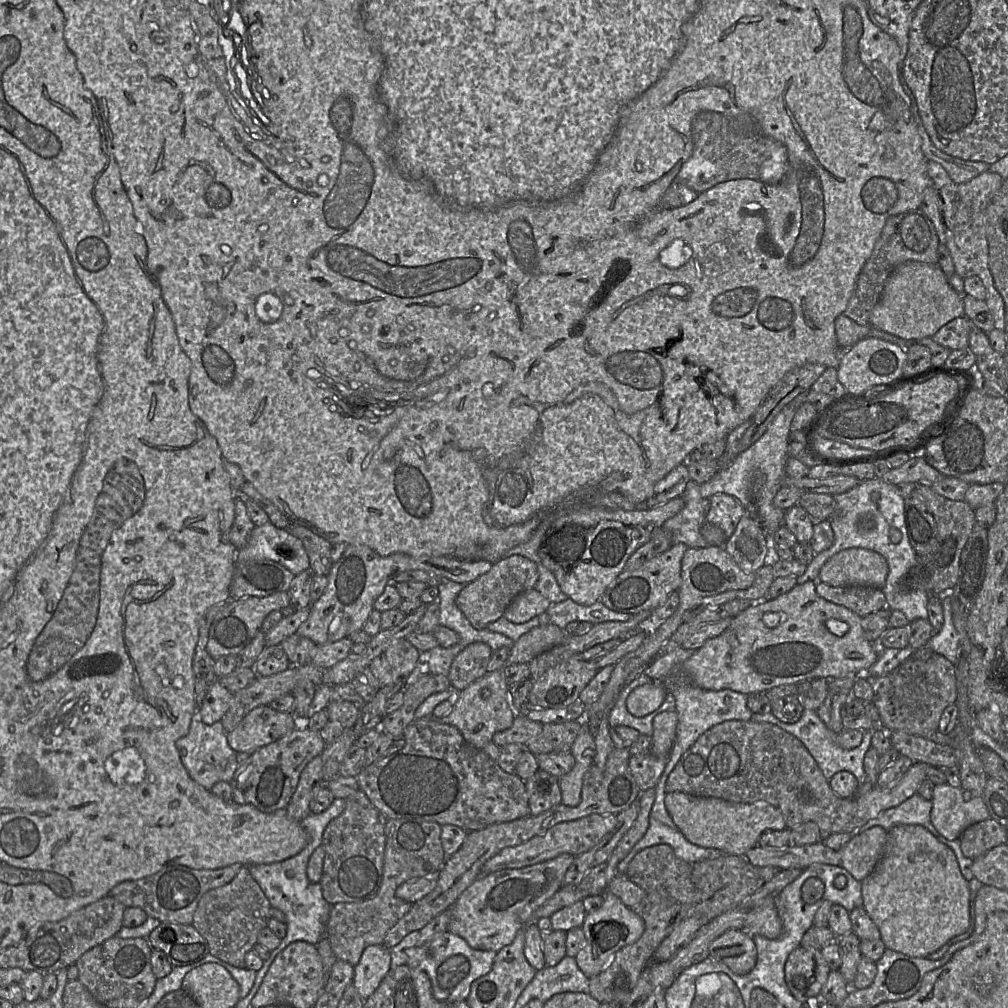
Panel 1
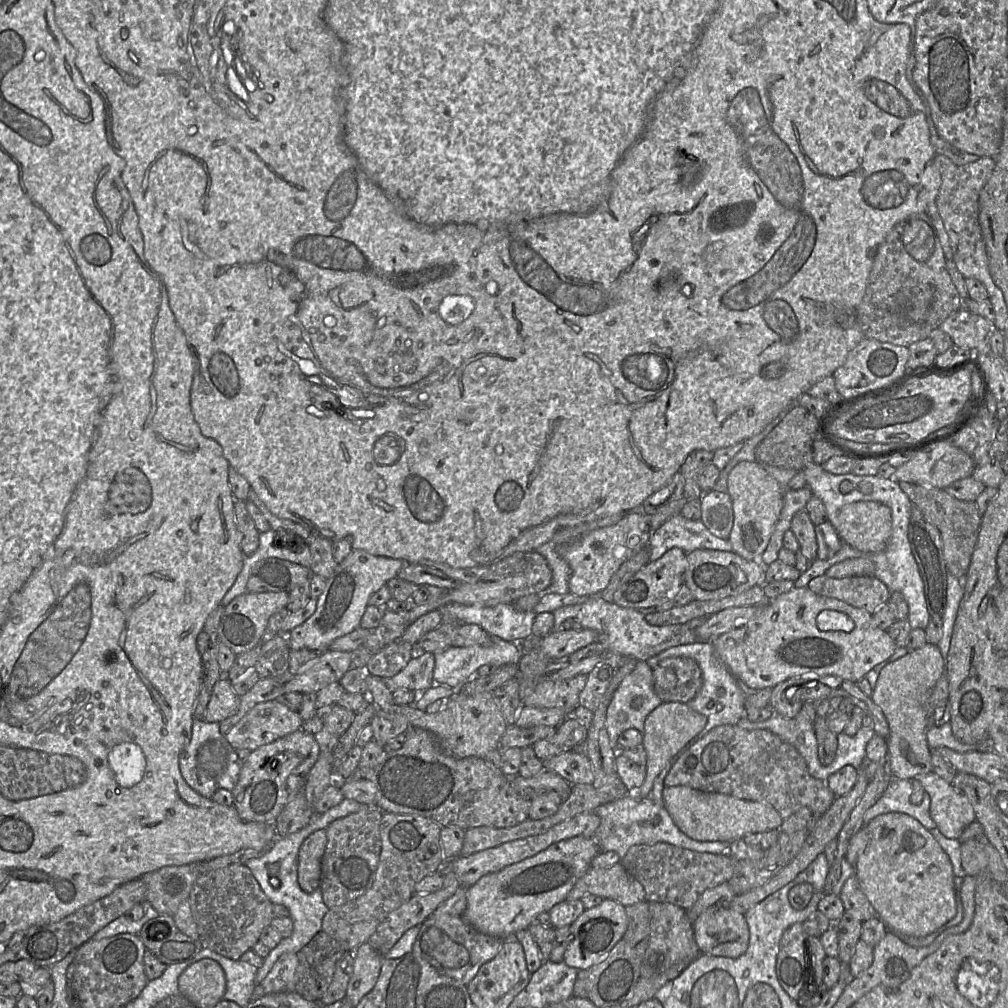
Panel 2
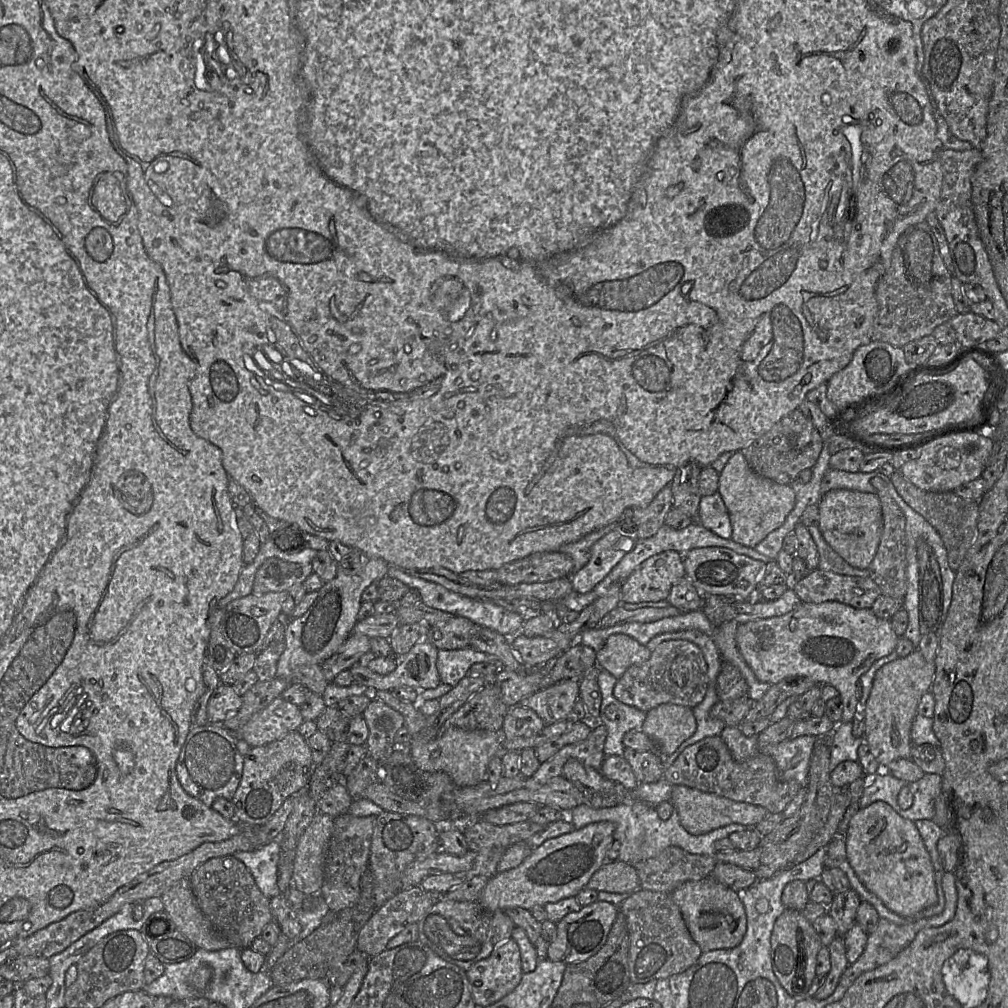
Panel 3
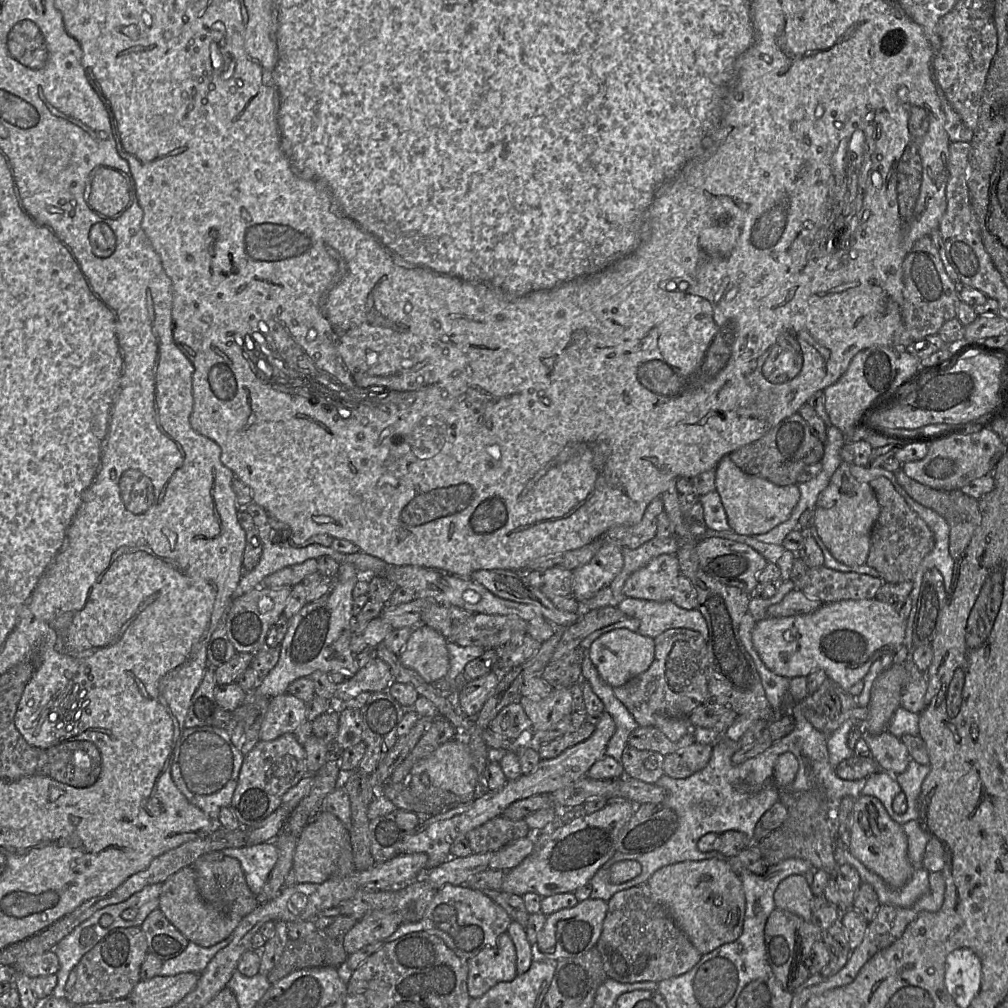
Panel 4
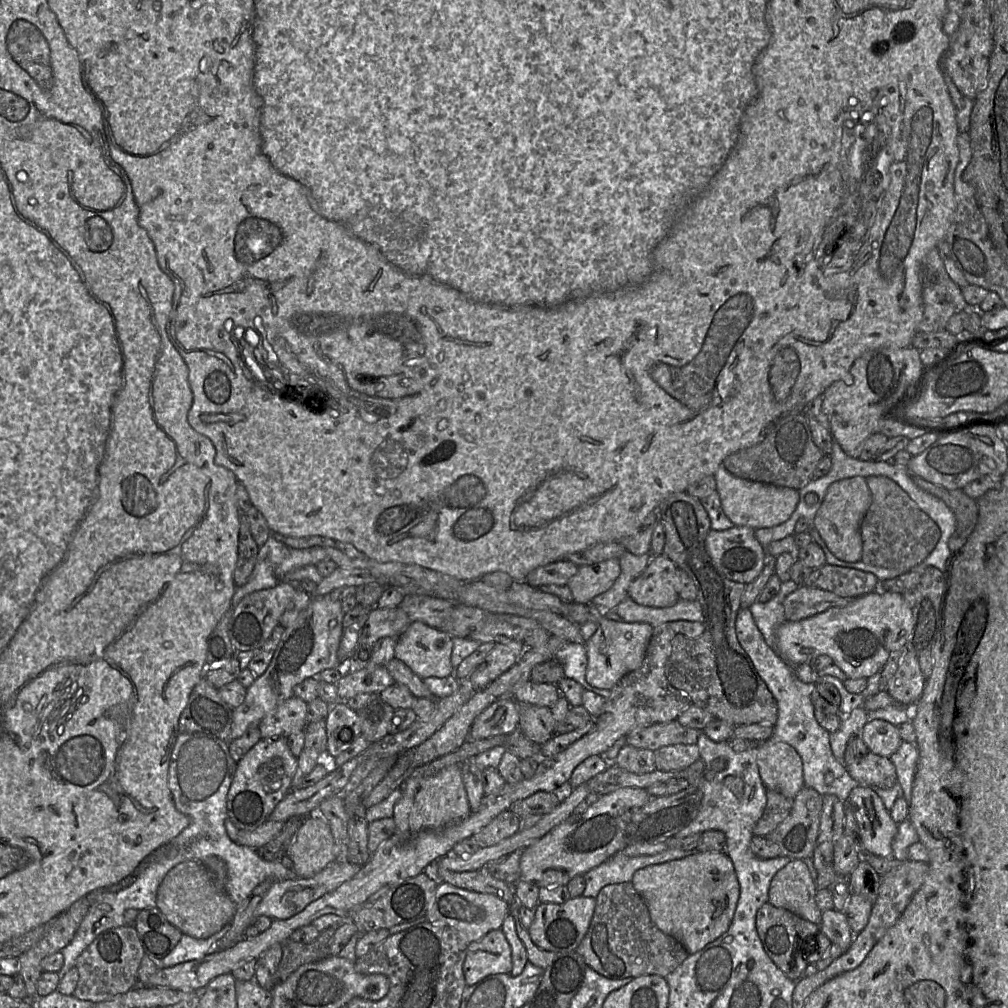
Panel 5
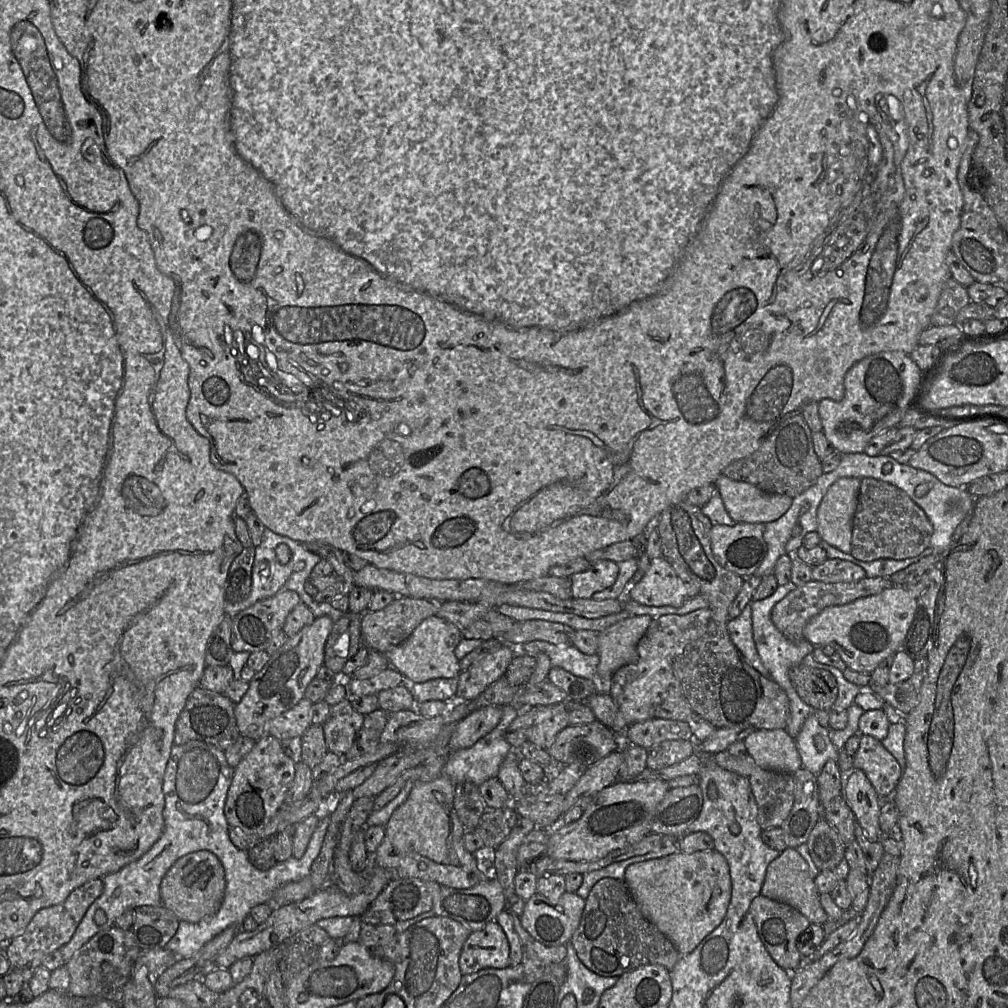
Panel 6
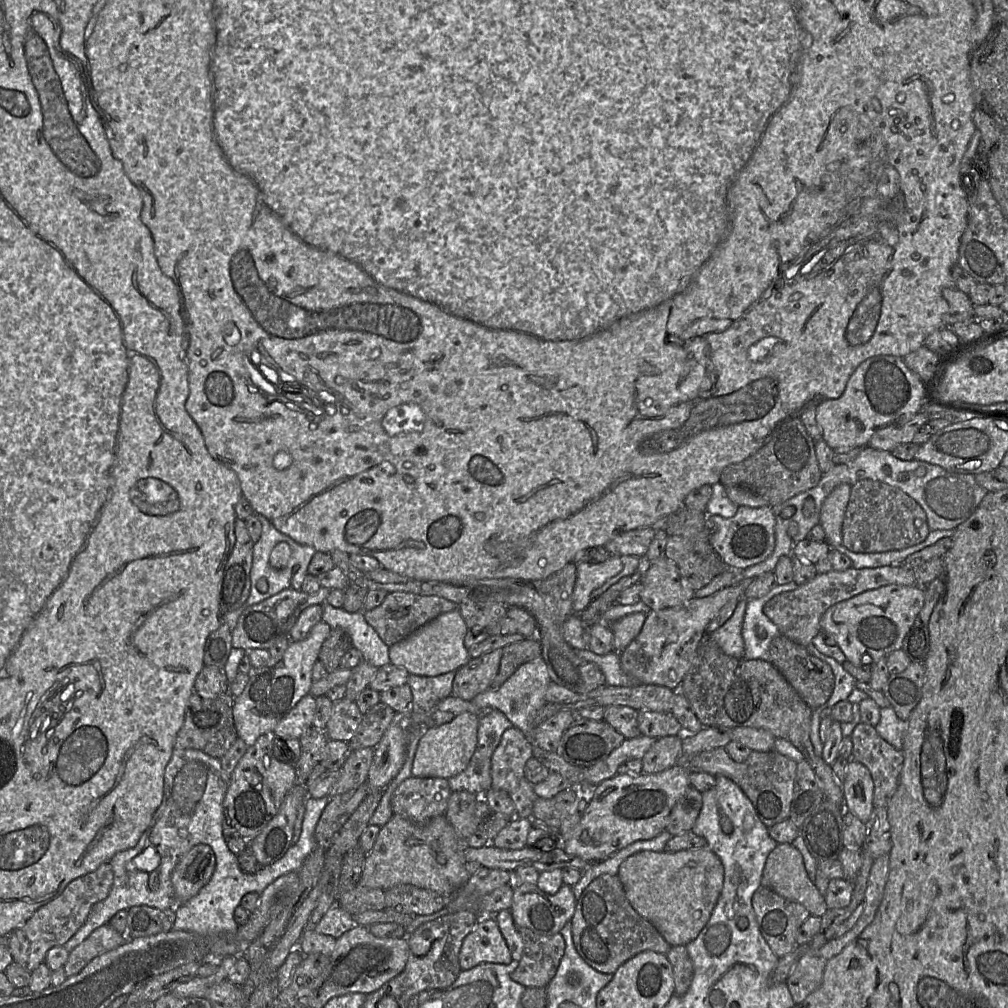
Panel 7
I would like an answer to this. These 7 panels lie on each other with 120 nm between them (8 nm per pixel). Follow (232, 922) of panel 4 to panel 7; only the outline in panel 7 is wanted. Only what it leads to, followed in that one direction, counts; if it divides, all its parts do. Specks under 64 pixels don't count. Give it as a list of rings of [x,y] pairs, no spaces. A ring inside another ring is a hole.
[[[206,844],[196,845],[184,854],[171,875],[176,904],[196,896],[210,881],[215,865],[215,854]]]

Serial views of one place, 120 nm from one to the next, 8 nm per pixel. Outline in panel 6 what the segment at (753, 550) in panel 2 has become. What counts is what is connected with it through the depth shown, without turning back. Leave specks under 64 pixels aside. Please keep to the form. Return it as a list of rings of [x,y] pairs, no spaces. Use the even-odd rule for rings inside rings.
[[[721,474],[715,486],[724,507],[736,522],[766,524],[780,518],[790,508],[793,498],[762,491],[756,486],[732,480]]]

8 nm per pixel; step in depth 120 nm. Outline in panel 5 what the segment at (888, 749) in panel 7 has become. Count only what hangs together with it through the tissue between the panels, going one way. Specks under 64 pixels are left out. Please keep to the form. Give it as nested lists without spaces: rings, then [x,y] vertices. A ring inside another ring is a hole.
[[[869,751],[864,756],[855,756],[852,762],[846,763],[846,768],[852,778],[862,785],[891,788],[897,781],[896,769],[890,758]]]

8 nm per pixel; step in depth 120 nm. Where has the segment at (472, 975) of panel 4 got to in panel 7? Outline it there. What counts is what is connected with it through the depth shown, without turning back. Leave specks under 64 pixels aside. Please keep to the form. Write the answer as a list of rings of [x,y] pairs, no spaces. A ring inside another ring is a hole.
[[[478,916],[476,926],[464,938],[459,952],[462,970],[482,963],[509,964],[513,960],[494,916]]]

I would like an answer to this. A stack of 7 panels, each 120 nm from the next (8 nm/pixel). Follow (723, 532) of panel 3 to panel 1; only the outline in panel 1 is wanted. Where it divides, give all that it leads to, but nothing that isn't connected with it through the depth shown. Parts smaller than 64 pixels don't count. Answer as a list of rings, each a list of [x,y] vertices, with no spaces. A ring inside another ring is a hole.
[[[716,494],[709,498],[711,507],[706,521],[719,527],[727,538],[734,533],[740,519],[747,514],[741,503],[731,495]]]

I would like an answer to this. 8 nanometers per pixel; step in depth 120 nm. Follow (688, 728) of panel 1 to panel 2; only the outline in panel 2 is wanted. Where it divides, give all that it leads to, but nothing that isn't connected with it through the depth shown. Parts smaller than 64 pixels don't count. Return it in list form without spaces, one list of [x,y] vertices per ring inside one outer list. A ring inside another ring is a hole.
[[[711,641],[695,642],[668,648],[659,654],[646,660],[647,664],[653,669],[658,663],[666,658],[686,657],[693,659],[700,667],[702,672],[702,686],[696,696],[687,702],[692,710],[704,715],[707,719],[705,727],[693,739],[683,746],[666,764],[659,776],[655,779],[649,798],[659,806],[664,806],[663,790],[665,788],[665,778],[676,763],[678,758],[695,742],[706,735],[711,729],[720,725],[736,725],[745,715],[746,695],[739,688],[737,679],[729,672],[725,664],[717,657]]]

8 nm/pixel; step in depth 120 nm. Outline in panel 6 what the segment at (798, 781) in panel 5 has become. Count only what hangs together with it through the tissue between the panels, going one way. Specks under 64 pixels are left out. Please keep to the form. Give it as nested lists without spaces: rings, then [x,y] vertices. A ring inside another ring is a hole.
[[[786,729],[756,730],[743,742],[747,753],[763,769],[793,775],[802,767],[795,740]]]

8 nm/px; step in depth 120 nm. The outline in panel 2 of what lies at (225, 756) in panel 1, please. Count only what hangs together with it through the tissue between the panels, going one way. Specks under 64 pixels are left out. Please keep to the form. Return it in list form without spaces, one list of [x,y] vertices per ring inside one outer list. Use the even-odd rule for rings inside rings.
[[[193,719],[191,738],[179,758],[180,773],[193,790],[205,798],[211,798],[219,788],[232,791],[238,781],[242,762],[221,734],[219,722]]]

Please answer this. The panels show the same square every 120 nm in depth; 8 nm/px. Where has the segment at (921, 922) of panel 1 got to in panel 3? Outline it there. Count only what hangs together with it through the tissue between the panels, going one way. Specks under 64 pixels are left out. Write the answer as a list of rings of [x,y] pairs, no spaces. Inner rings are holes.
[[[875,801],[859,808],[845,831],[847,860],[863,885],[892,912],[913,916],[938,902],[935,869],[915,822],[900,816],[889,804]]]

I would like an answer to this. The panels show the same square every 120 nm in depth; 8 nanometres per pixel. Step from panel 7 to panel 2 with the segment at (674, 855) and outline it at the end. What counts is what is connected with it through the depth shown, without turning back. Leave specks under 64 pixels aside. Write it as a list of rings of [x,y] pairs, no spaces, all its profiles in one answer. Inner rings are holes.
[[[710,907],[692,923],[701,954],[738,958],[749,944],[745,915],[728,907]]]

